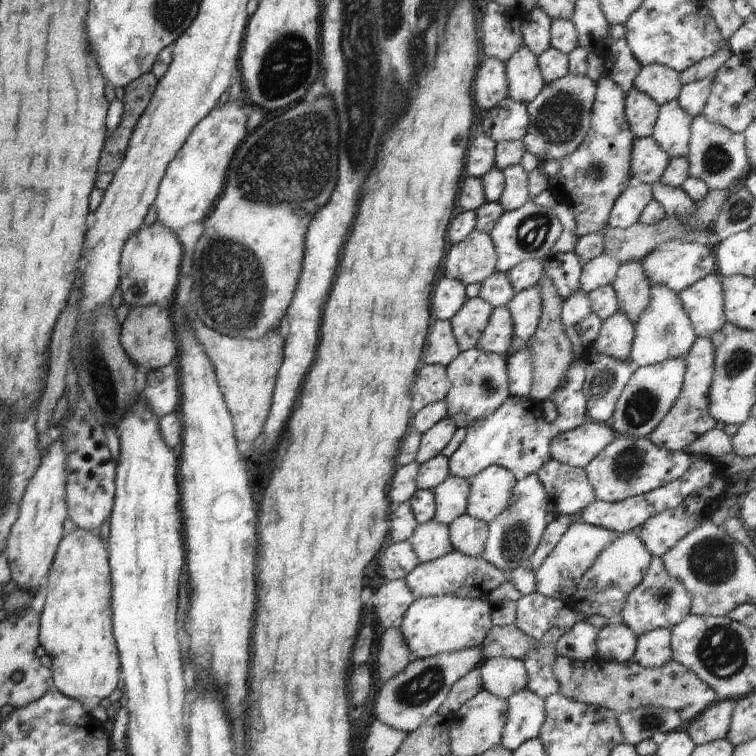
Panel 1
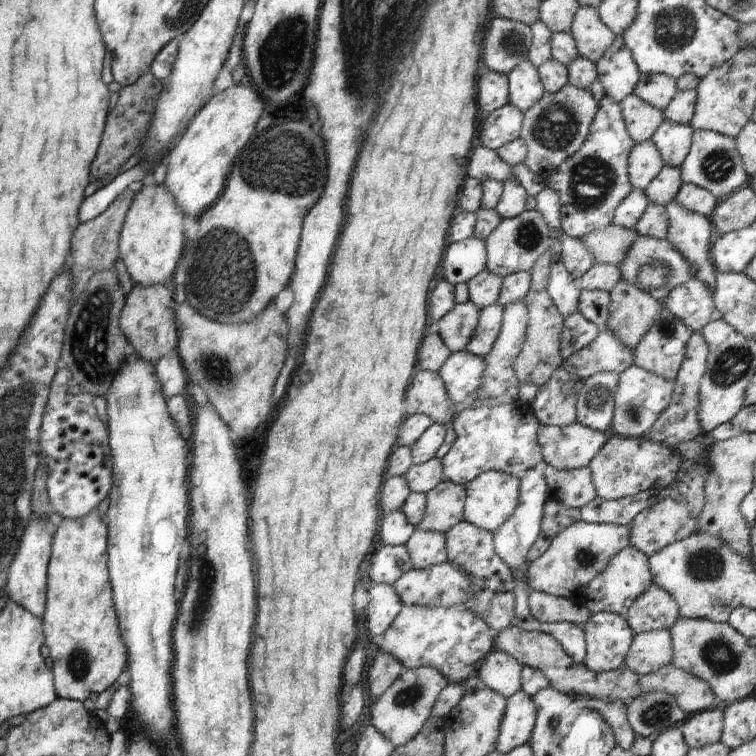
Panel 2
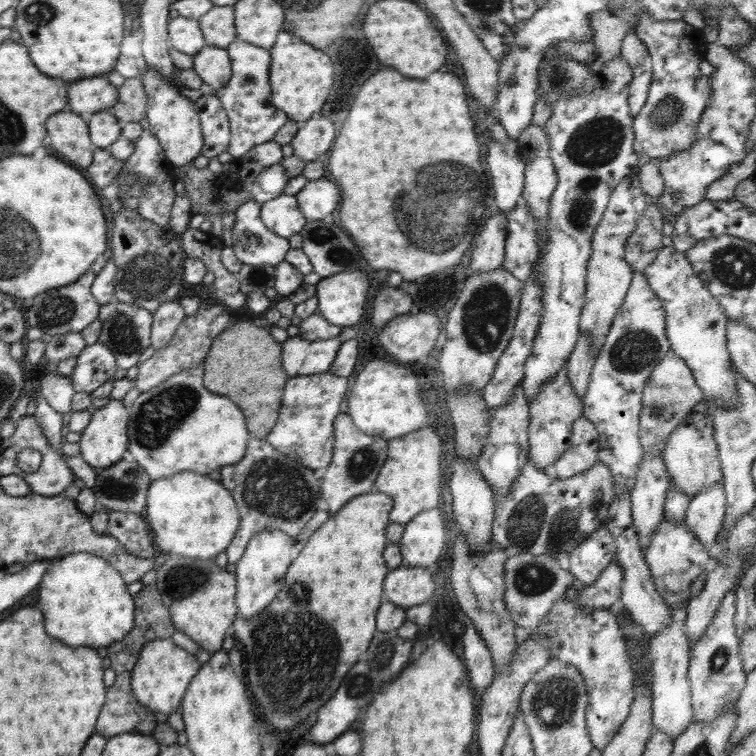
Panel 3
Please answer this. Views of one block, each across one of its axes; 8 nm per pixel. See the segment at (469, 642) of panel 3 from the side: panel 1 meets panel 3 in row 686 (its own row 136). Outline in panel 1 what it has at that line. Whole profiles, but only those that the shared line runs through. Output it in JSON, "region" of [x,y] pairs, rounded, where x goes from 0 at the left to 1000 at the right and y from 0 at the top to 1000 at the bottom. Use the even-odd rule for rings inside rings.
{"region":[[[638,175],[623,183],[615,209],[614,234],[638,235],[647,225],[656,222],[655,192],[652,183]]]}

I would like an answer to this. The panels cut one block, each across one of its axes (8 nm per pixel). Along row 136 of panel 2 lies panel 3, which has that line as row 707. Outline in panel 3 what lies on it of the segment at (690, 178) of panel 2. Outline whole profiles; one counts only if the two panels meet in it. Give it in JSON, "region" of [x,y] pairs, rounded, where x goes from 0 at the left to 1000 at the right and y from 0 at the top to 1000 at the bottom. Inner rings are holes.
{"region":[[[966,780],[955,792],[947,812],[931,839],[914,853],[910,897],[914,902],[914,933],[918,954],[939,956],[962,939],[967,926],[975,926],[984,910],[988,890],[978,866],[978,844],[972,829],[974,783]]]}

